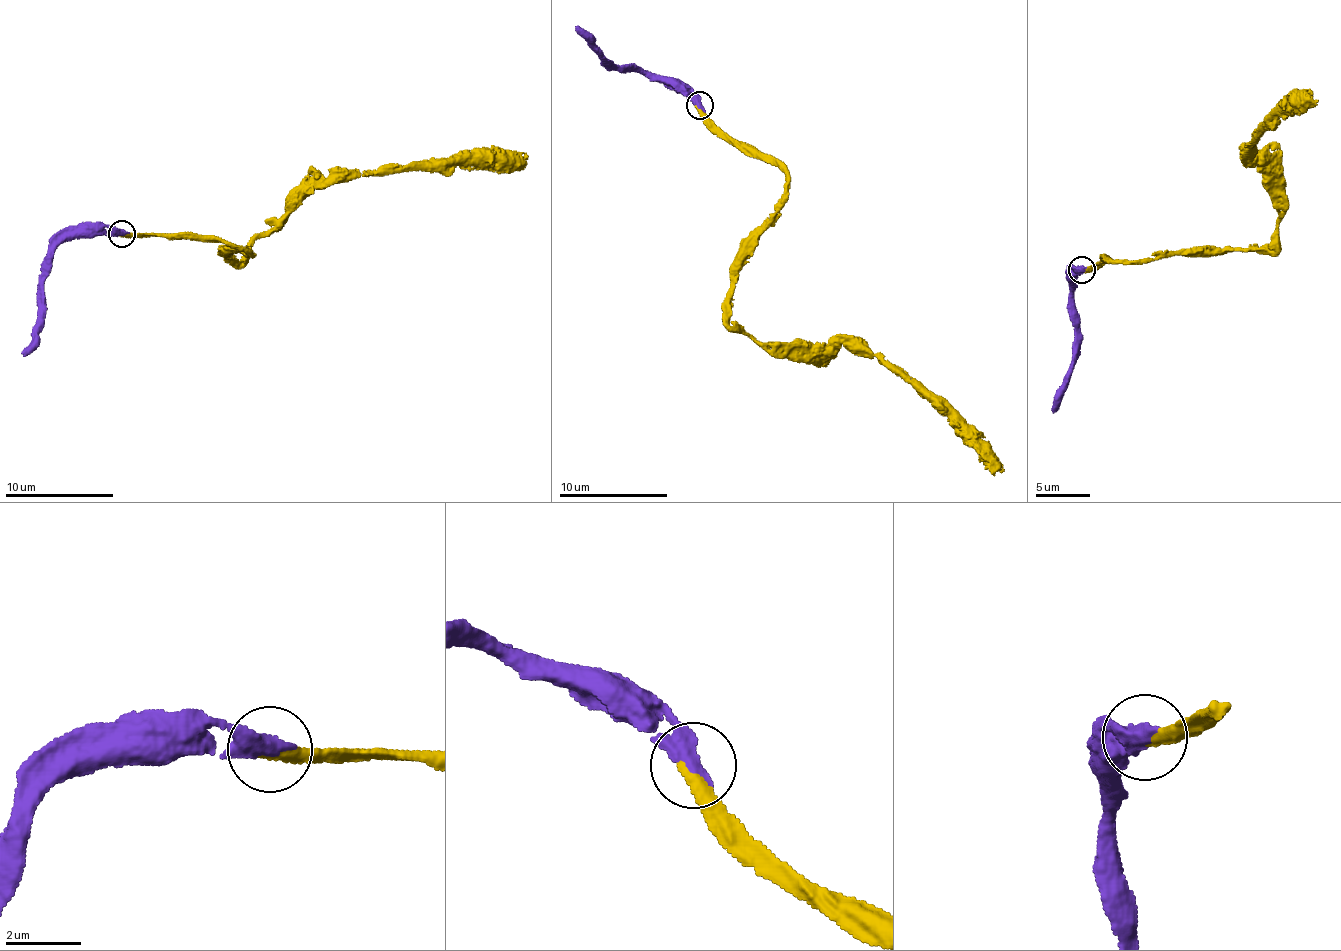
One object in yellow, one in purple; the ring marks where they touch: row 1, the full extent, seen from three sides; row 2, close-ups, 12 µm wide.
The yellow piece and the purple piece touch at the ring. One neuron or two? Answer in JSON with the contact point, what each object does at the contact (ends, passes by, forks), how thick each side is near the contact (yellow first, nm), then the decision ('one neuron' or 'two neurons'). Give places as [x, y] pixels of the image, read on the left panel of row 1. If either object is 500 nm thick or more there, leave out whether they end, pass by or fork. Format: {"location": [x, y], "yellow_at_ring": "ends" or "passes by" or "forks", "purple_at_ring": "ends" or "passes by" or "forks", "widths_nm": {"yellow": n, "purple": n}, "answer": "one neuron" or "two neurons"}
{"location": [121, 233], "yellow_at_ring": "ends", "purple_at_ring": "passes by", "widths_nm": {"yellow": 320, "purple": 360}, "answer": "one neuron"}

